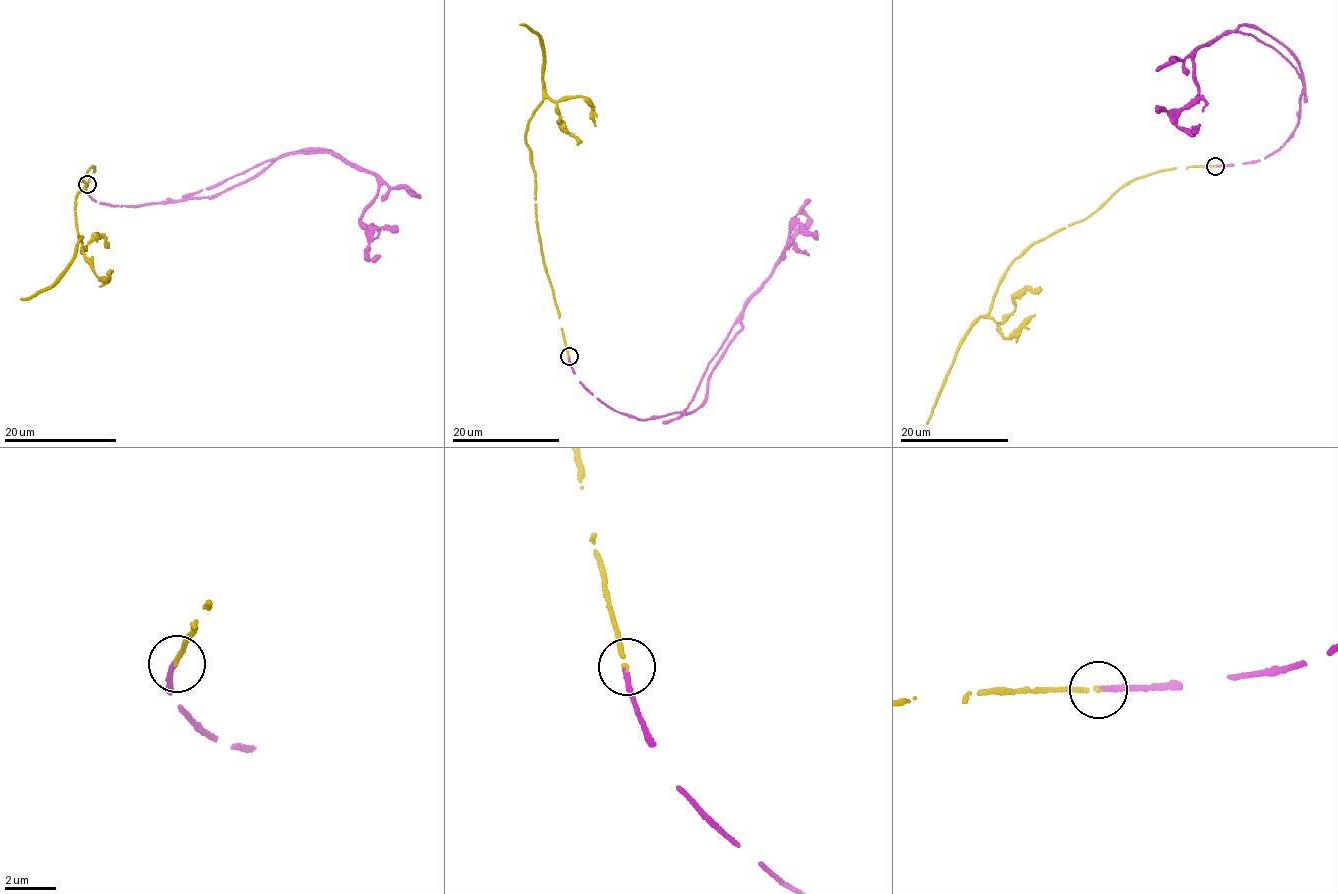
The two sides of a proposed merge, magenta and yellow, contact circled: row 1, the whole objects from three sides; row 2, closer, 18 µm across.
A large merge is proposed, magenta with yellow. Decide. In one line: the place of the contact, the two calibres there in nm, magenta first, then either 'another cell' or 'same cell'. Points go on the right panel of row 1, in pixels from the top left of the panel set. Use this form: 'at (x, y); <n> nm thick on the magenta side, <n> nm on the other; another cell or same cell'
at (1215, 166); 180 nm thick on the magenta side, 160 nm on the other; same cell

